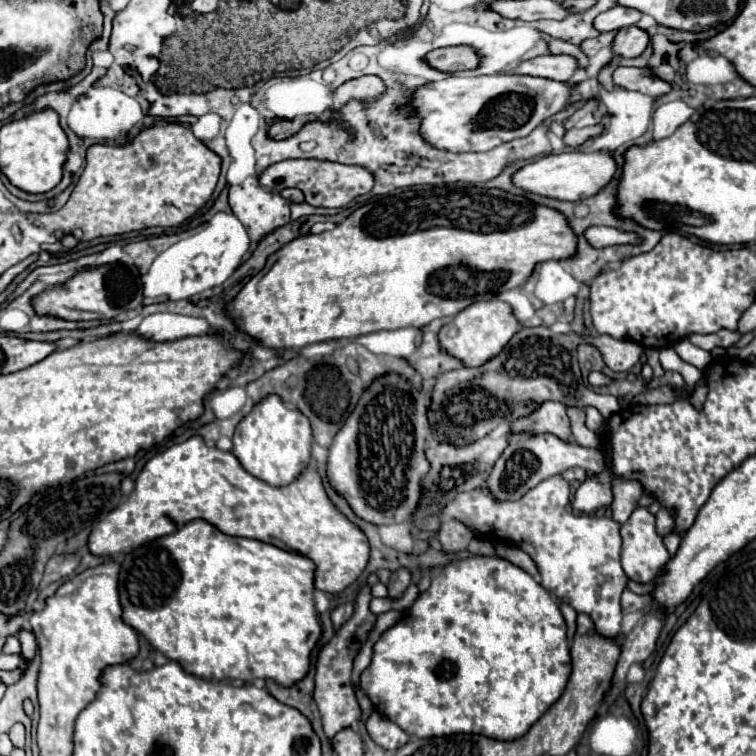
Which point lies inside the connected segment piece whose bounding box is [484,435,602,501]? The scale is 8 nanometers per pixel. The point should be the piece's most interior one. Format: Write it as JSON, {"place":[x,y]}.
{"place":[526,461]}

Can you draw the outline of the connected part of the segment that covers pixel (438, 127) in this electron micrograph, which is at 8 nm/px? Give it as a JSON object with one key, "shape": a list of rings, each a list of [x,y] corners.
{"shape":[[[484,75],[484,77],[450,77],[420,87],[414,93],[414,107],[422,117],[422,137],[454,153],[490,151],[512,139],[530,135],[542,121],[568,107],[574,85],[528,75]]]}

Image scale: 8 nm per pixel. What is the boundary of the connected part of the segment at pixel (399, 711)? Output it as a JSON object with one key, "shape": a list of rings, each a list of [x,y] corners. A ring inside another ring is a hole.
{"shape":[[[468,557],[454,563],[448,563],[442,567],[442,571],[432,579],[432,585],[418,595],[410,611],[374,645],[372,663],[362,673],[362,689],[368,693],[370,701],[374,703],[374,709],[386,715],[390,721],[394,721],[400,729],[404,729],[408,735],[416,737],[444,737],[444,735],[456,735],[456,733],[478,733],[500,741],[512,741],[518,739],[532,727],[532,723],[548,711],[552,703],[562,695],[566,681],[570,675],[570,653],[568,653],[568,637],[566,637],[566,623],[558,609],[558,603],[554,597],[536,583],[524,569],[512,565],[506,559],[500,557]]]}

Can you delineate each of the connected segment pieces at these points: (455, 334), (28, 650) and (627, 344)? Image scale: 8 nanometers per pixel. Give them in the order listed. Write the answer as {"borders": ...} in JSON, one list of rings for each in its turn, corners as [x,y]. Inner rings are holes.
{"borders":[[[[486,299],[486,301],[476,301],[468,305],[452,321],[442,325],[442,329],[438,331],[438,339],[444,353],[452,355],[466,367],[480,367],[488,359],[496,357],[516,331],[518,331],[518,323],[510,307],[504,301]]],[[[22,631],[18,639],[22,643],[22,659],[28,663],[28,659],[32,659],[36,653],[36,637],[30,631]]],[[[608,335],[588,337],[588,341],[592,341],[600,349],[604,363],[612,371],[628,371],[638,363],[640,355],[644,355],[644,347],[640,347],[634,341],[618,341]]]]}

